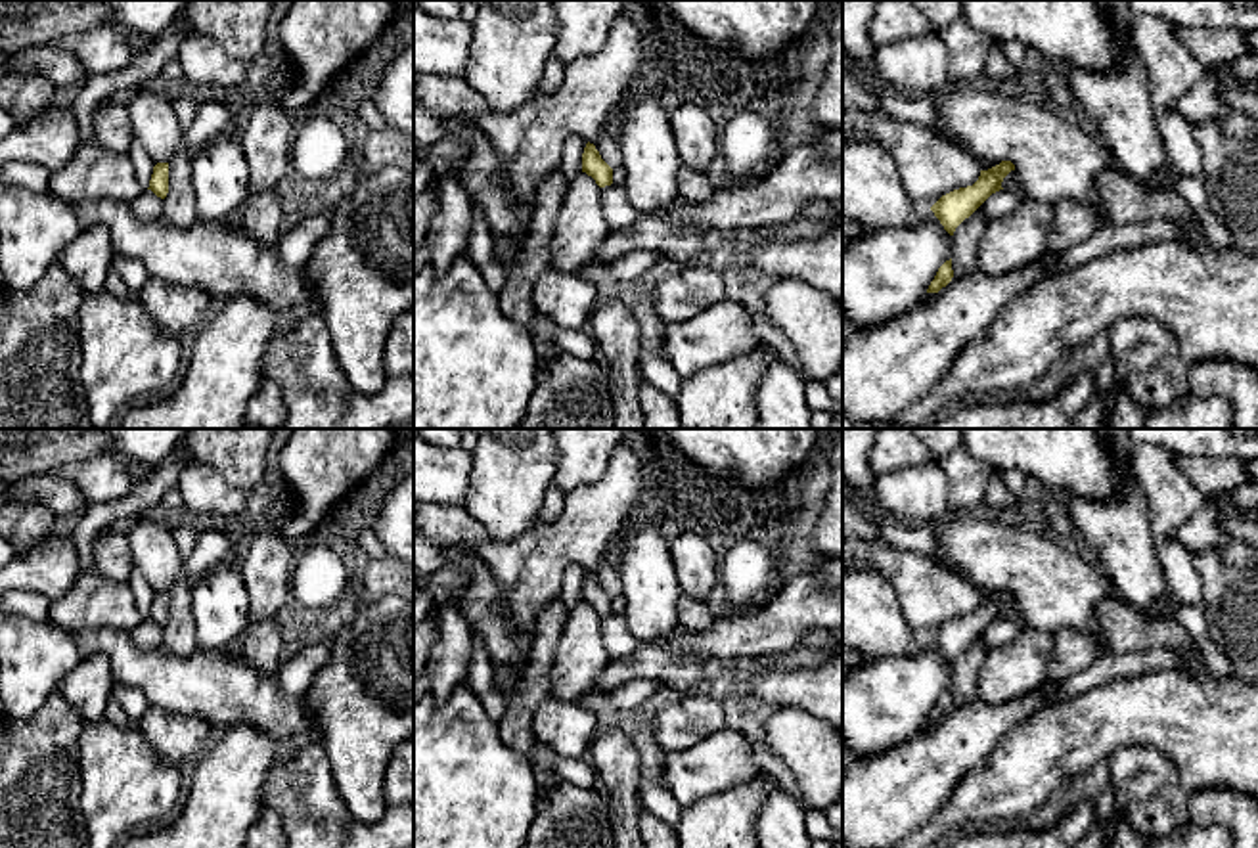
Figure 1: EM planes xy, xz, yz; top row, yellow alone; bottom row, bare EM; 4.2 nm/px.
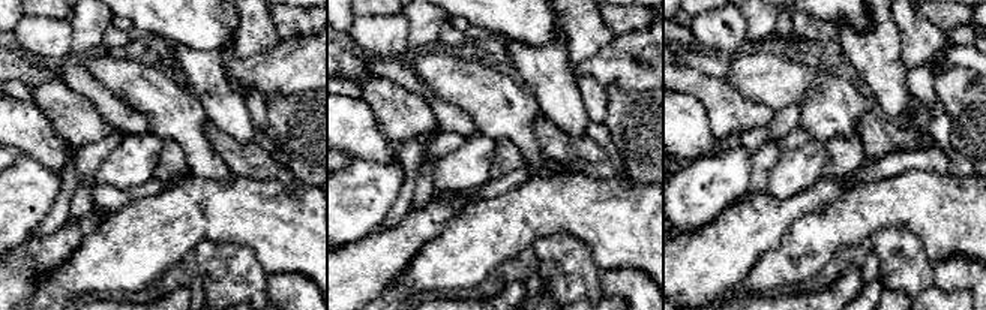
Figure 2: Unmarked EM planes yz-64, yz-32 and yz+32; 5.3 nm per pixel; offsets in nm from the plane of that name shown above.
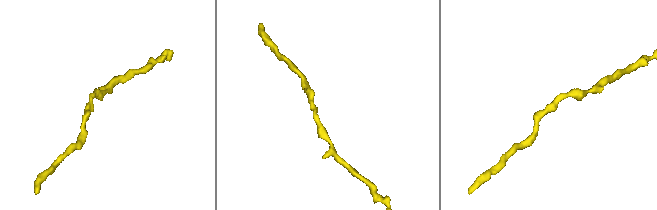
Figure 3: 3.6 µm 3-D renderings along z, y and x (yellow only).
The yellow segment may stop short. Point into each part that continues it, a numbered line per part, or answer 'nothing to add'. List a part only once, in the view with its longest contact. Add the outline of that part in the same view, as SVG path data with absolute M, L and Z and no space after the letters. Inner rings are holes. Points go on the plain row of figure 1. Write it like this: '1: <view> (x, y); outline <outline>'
nothing to add

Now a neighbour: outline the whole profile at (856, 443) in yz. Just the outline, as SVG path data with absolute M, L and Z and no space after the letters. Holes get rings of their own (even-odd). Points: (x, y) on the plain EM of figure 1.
M842 429L842 479L860 492L871 492L875 471L869 454L879 429Z

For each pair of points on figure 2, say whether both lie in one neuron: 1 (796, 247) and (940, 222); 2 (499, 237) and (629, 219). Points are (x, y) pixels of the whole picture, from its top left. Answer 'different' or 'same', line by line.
1: same
2: same

